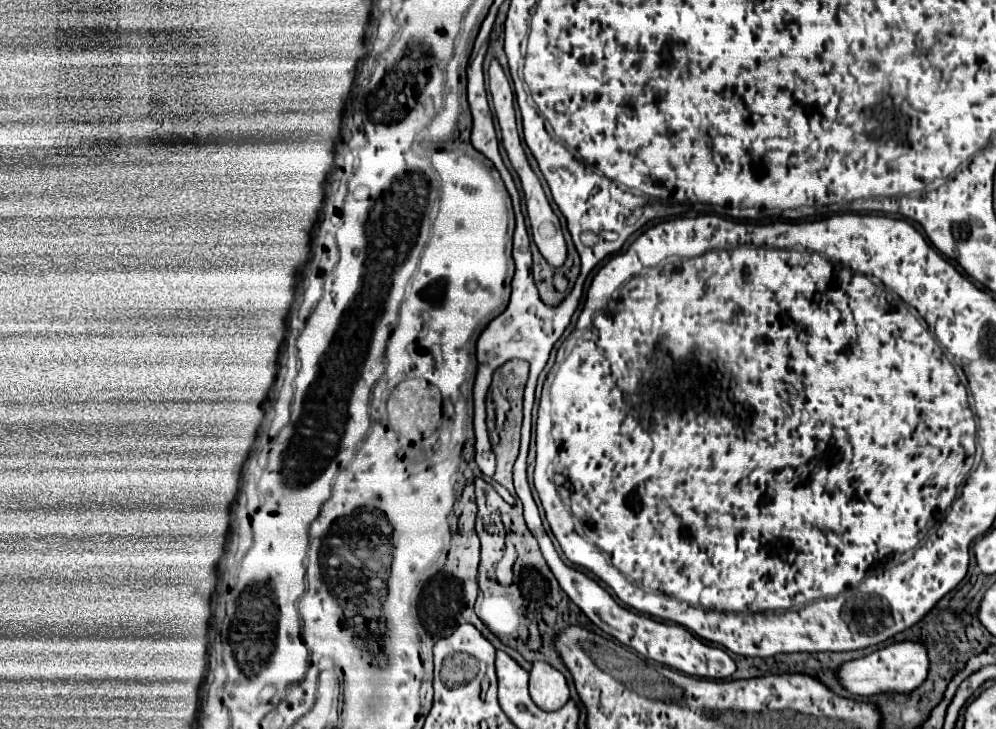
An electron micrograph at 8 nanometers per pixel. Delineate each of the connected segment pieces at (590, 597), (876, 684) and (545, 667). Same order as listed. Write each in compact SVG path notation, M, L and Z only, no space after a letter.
M520 471L520 499L524 503L524 519L526 519L526 525L528 529L532 531L532 535L538 539L540 543L540 549L542 549L542 555L544 559L548 561L552 573L556 575L560 587L566 591L566 595L572 599L572 603L576 607L580 607L580 611L594 623L598 625L602 631L606 631L608 635L612 635L614 639L618 639L622 645L626 647L632 647L634 651L638 651L640 655L644 657L650 657L662 665L668 665L672 669L678 669L686 675L696 675L696 677L708 677L708 679L726 679L730 677L734 671L736 671L736 663L732 661L732 657L716 647L716 645L708 645L704 641L700 641L698 637L694 637L688 629L680 627L680 625L670 625L670 623L660 623L652 617L646 617L642 613L636 613L632 609L626 609L622 605L618 605L610 593L606 589L602 589L594 579L586 577L582 571L578 569L572 569L568 565L564 565L564 561L558 557L548 533L544 531L542 527L542 521L540 521L540 515L538 515L538 507L532 499L532 493L530 493L530 487L528 487L528 479L526 479L526 471Z
M900 641L882 647L866 657L842 663L836 669L838 683L858 697L872 697L880 693L912 693L928 677L928 647L918 641Z
M544 661L534 662L532 668L540 668L540 674L530 672L529 677L529 694L534 703L544 711L560 709L570 699L566 677Z

